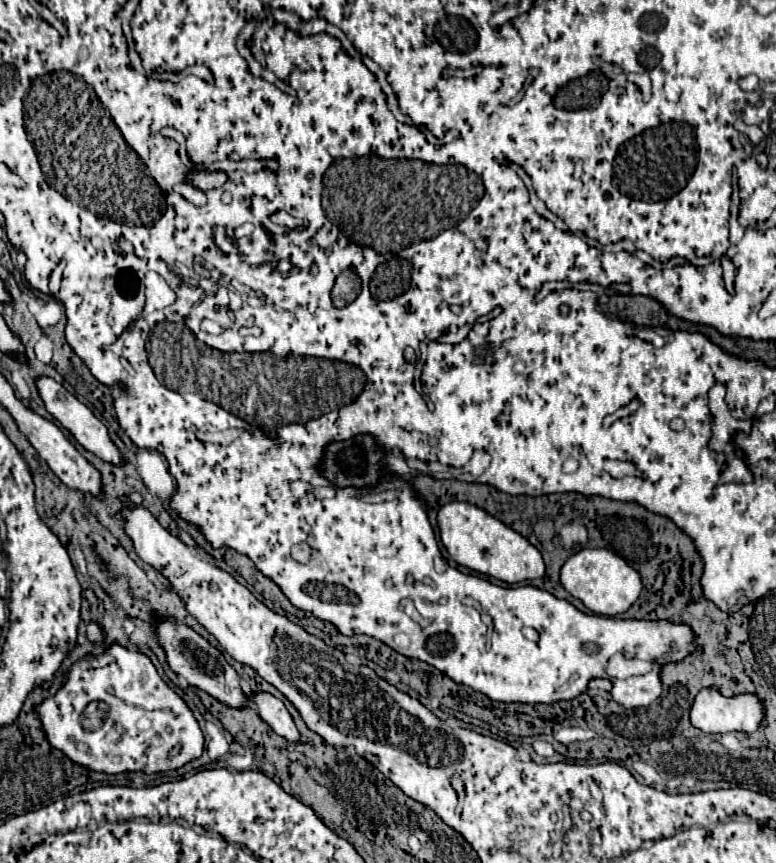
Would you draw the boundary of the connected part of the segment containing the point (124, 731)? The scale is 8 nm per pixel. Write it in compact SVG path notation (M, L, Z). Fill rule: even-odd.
M118 643L110 645L102 655L78 659L68 669L66 681L54 697L36 705L36 713L44 725L48 743L54 749L60 749L70 761L76 761L90 771L162 773L184 767L204 751L202 729L186 701L162 681L148 655L130 651ZM90 701L104 701L110 707L102 729L92 733L84 731L78 721ZM142 707L152 707L152 711Z

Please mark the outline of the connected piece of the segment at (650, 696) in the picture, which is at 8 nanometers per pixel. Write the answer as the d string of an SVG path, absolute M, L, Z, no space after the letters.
M660 667L655 668L642 677L632 679L612 679L612 697L624 707L646 707L656 701L662 693Z

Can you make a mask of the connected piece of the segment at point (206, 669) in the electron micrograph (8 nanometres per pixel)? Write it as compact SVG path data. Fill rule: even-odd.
M162 619L158 623L158 639L166 651L172 671L184 677L190 685L196 685L198 689L216 697L224 705L232 705L232 709L240 709L240 705L248 705L248 695L240 689L240 675L236 673L236 669L224 659L224 655L216 647L212 647L194 629L186 625L174 627L172 619Z

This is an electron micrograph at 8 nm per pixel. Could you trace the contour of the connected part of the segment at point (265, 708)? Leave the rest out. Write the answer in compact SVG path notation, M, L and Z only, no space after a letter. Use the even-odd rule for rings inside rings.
M258 693L258 695L250 695L250 699L256 701L258 705L258 713L260 717L282 737L286 737L288 741L296 743L302 741L300 733L292 721L292 715L288 713L288 709L284 707L284 703L276 697L272 697L270 693Z

